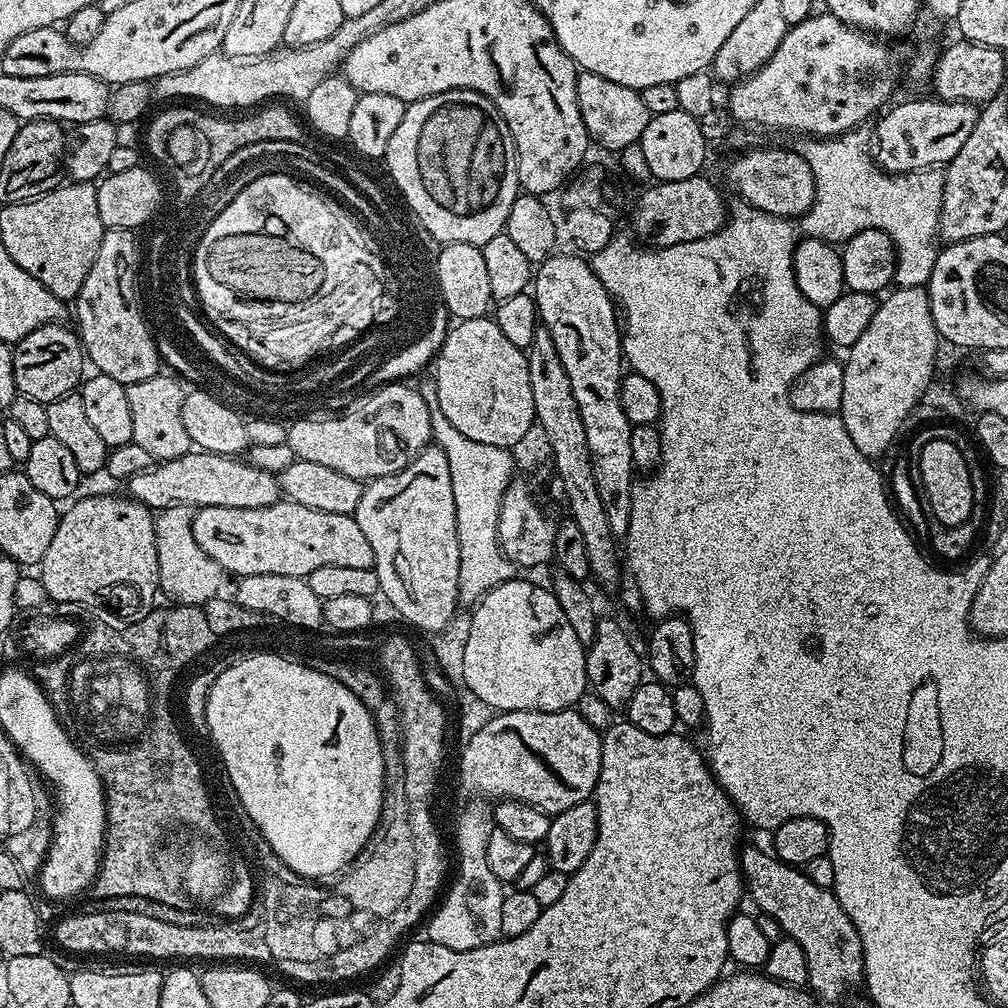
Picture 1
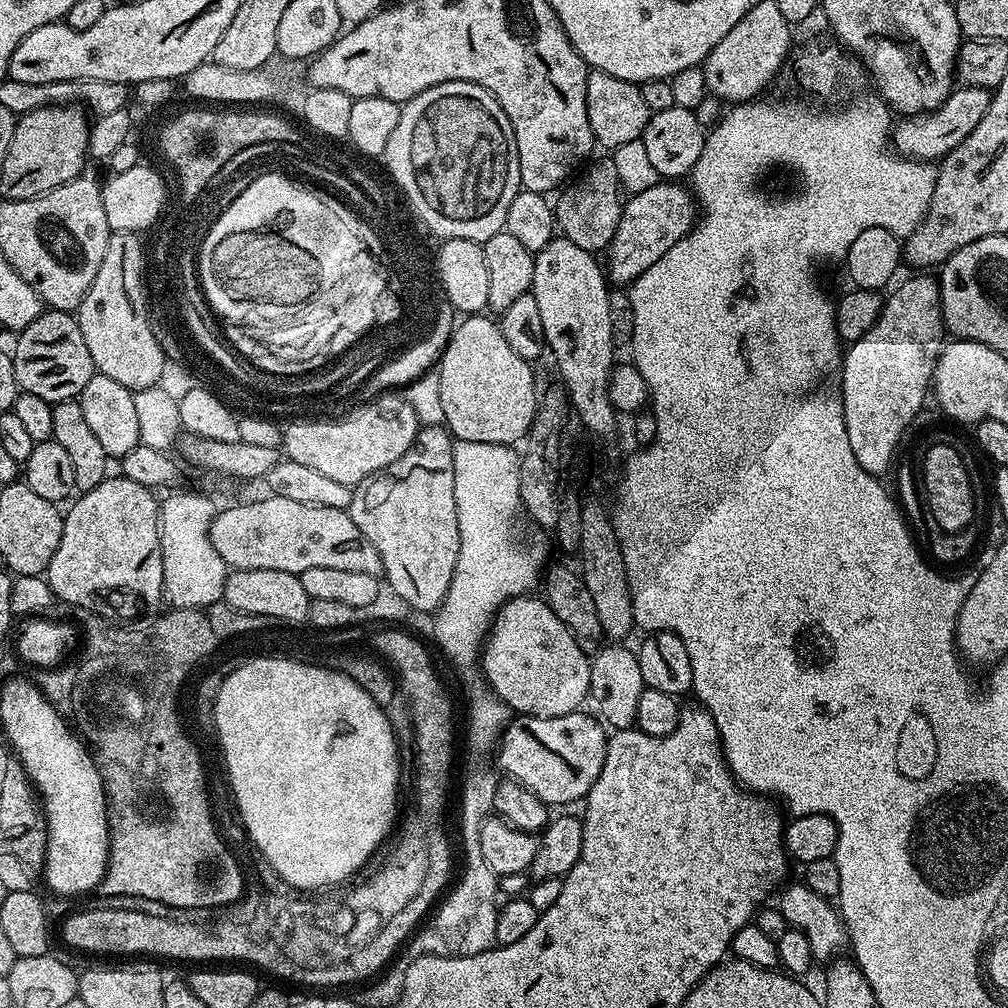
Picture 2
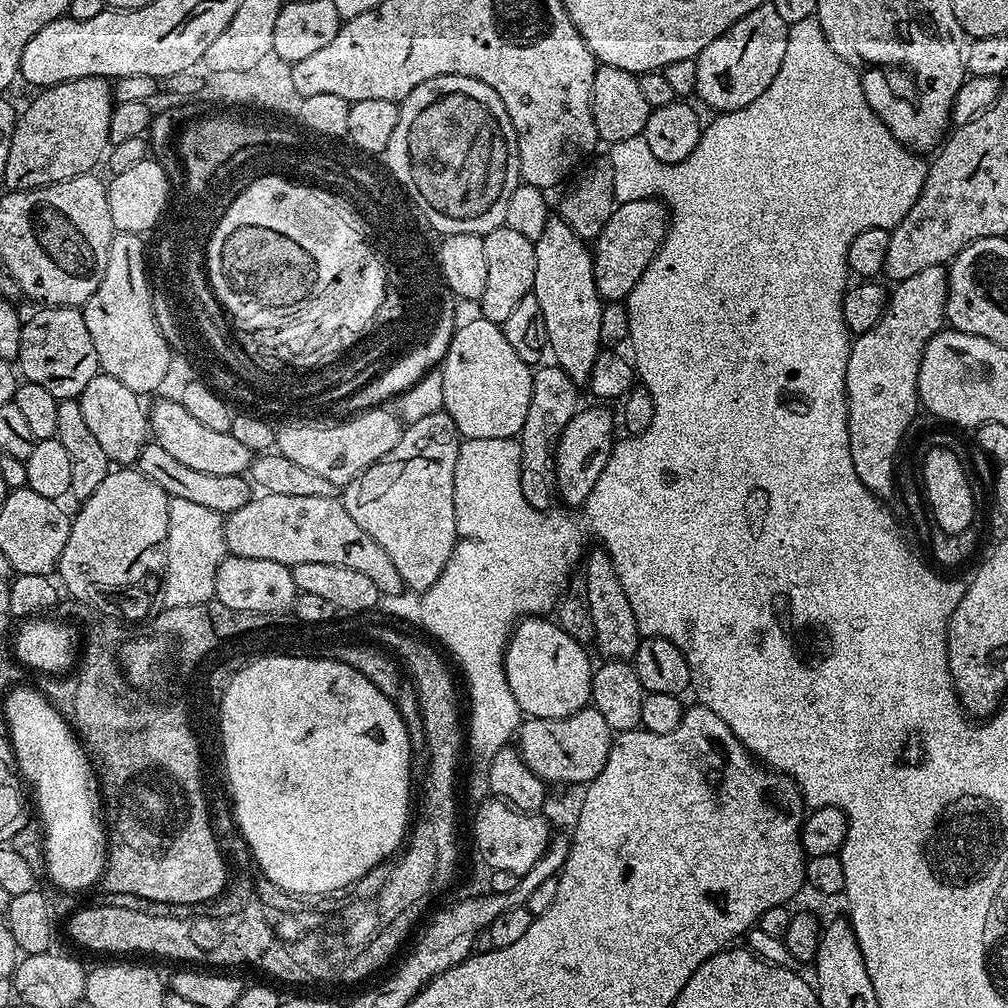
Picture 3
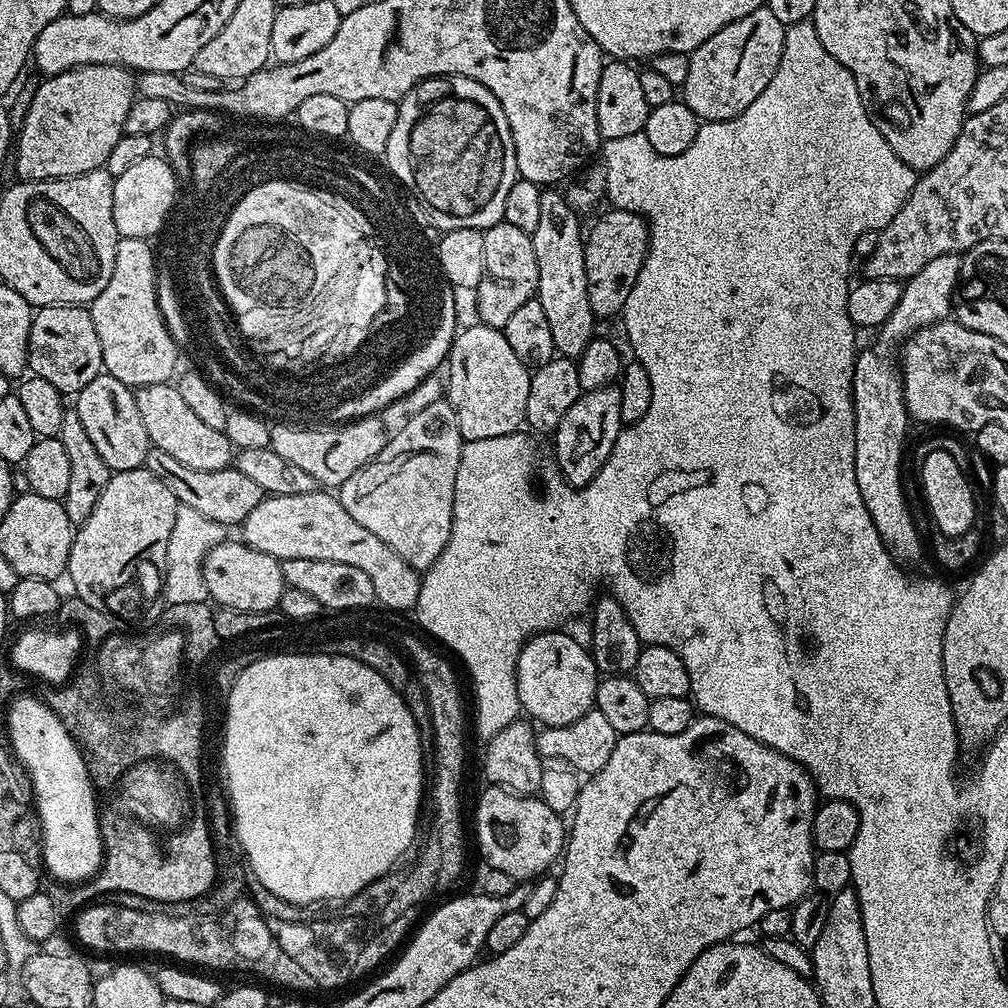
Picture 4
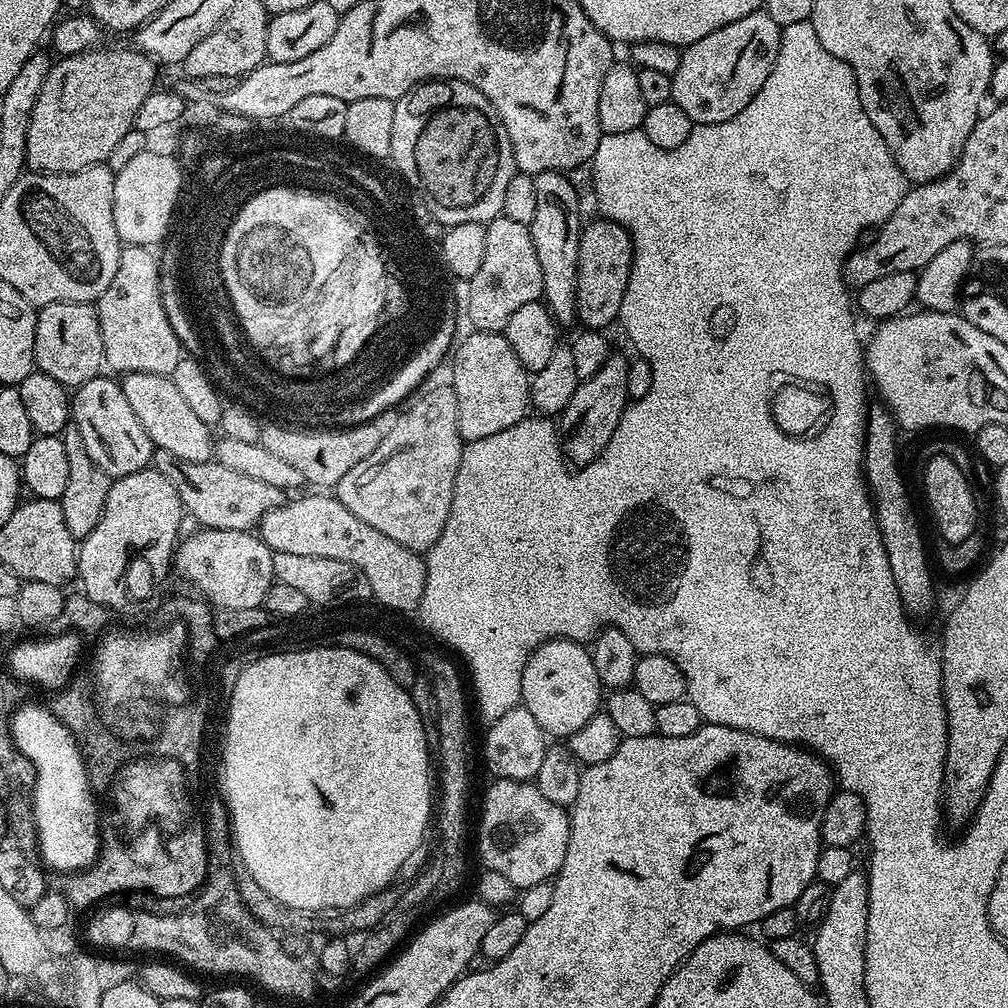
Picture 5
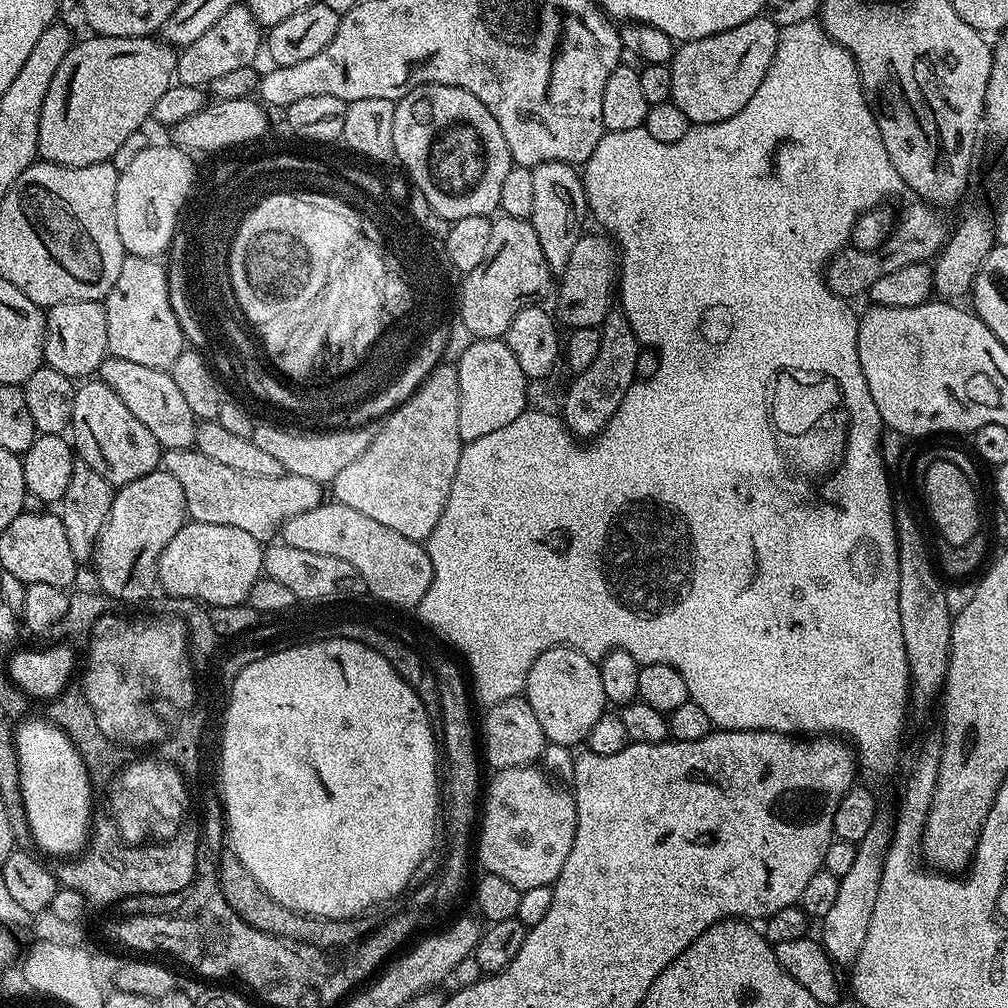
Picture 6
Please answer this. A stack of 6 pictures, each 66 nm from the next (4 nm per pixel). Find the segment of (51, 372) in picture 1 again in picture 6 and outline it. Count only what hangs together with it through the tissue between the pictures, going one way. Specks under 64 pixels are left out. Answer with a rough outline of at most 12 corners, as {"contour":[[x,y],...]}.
{"contour":[[99,300],[47,309],[44,364],[91,377],[108,355]]}

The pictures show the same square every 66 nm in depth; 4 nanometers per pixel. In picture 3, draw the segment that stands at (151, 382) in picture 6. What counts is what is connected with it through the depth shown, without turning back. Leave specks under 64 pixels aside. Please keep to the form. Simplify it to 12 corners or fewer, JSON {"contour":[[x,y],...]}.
{"contour":[[179,399],[150,408],[150,436],[202,474],[244,476],[254,453]]}

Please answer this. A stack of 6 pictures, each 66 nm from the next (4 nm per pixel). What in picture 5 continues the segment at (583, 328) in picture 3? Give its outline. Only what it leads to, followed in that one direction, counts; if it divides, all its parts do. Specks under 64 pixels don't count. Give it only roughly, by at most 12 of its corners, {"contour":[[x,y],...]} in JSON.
{"contour":[[563,172],[534,177],[530,226],[543,299],[577,319],[580,196]]}

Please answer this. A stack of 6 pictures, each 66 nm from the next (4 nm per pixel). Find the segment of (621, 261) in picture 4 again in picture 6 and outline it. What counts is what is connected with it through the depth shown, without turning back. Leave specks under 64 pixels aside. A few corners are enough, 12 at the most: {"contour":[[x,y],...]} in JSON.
{"contour":[[580,235],[559,273],[554,316],[595,328],[610,314],[614,244]]}

